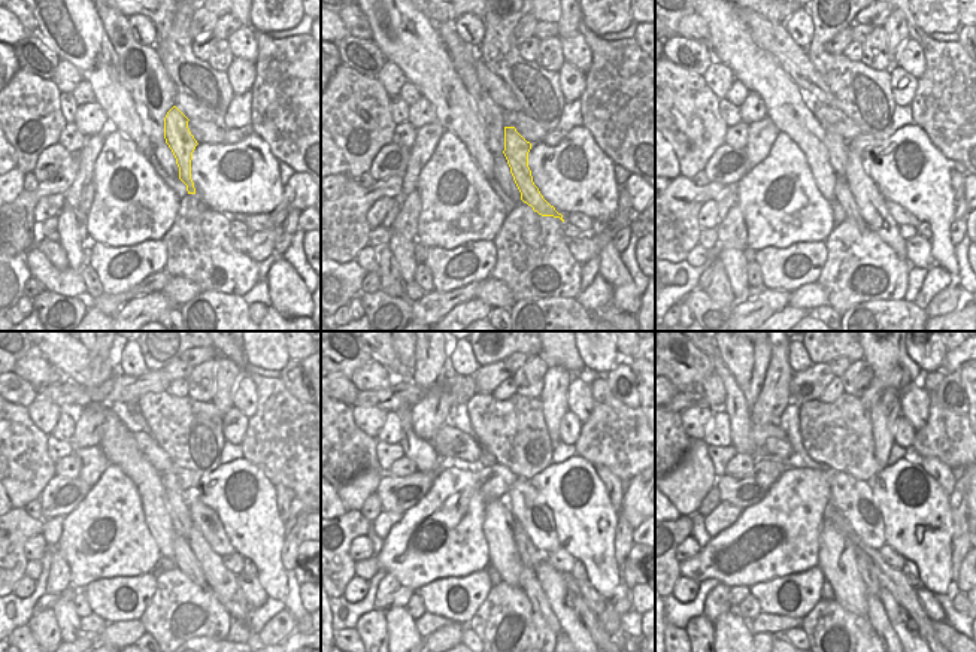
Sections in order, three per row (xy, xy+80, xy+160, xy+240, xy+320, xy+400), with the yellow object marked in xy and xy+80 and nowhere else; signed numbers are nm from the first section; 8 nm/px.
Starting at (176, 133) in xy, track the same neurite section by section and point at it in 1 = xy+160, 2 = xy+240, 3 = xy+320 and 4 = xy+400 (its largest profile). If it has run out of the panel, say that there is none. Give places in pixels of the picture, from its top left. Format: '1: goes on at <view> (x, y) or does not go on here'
1: goes on at xy+160 (870, 202)
2: goes on at xy+240 (224, 584)
3: goes on at xy+320 (552, 582)
4: goes on at xy+400 (903, 624)

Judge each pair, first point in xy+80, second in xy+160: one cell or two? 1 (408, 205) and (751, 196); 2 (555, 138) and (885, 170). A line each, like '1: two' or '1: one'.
1: two
2: two

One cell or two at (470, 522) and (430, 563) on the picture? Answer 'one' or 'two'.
one

